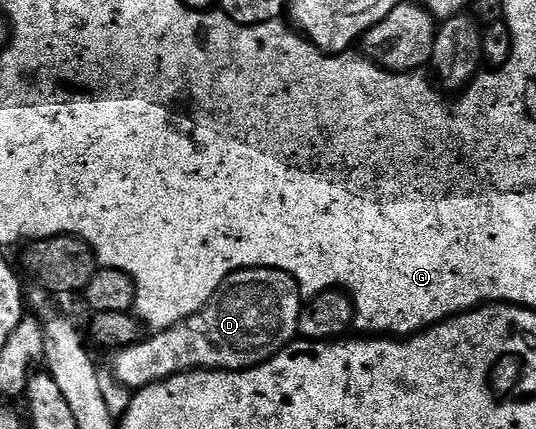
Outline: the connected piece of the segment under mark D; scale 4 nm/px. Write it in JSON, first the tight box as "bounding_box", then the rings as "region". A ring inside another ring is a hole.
{"bounding_box":[112,269,302,391],"region":[[[243,269],[237,273],[231,273],[226,280],[218,287],[218,291],[208,300],[207,303],[194,315],[190,315],[186,320],[180,321],[174,327],[169,329],[161,329],[151,334],[152,338],[141,339],[135,345],[128,349],[119,350],[115,354],[116,357],[112,361],[112,369],[116,372],[116,377],[125,385],[129,391],[144,389],[148,385],[152,385],[155,381],[164,381],[167,377],[172,377],[175,373],[191,373],[194,369],[252,369],[256,365],[266,363],[275,355],[281,353],[285,345],[291,345],[297,336],[296,328],[300,322],[300,310],[302,308],[302,298],[298,283],[286,271],[278,271],[277,269]]]}

